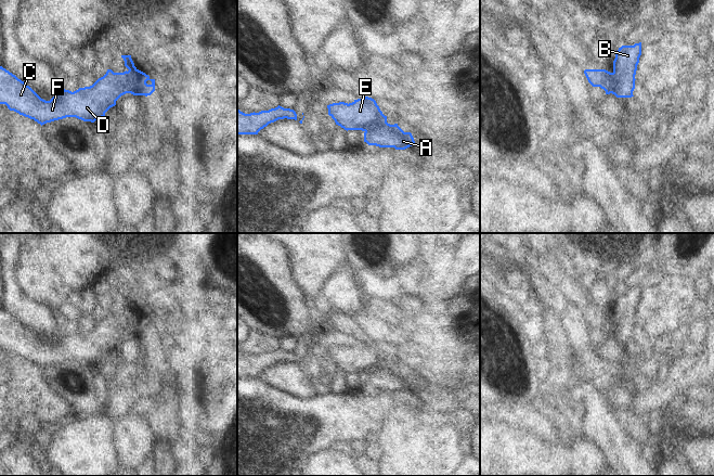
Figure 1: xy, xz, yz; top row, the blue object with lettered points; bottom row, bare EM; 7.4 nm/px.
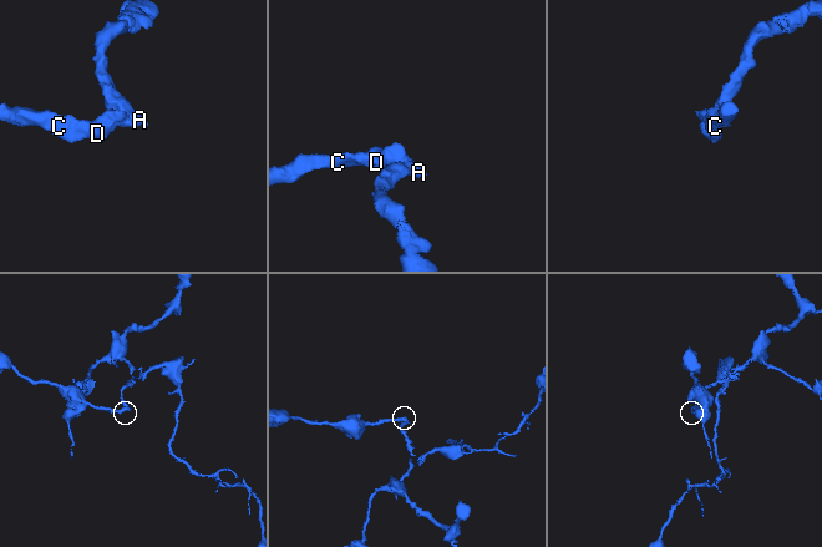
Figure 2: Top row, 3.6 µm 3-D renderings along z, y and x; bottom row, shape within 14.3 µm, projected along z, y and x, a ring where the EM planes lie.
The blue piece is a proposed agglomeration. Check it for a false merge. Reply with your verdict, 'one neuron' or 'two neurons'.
two neurons

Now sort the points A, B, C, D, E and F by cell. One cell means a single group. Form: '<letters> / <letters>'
A B / C D E F

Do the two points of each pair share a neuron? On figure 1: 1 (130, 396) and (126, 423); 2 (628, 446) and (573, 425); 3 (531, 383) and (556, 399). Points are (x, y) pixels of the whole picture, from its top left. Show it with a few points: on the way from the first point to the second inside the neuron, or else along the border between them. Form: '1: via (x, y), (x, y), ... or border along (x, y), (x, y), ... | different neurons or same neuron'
1: border along (127, 412), (119, 415), (112, 423) | different neurons
2: border along (584, 420), (585, 431) | different neurons
3: border along (539, 393), (531, 401), (524, 403) | different neurons

